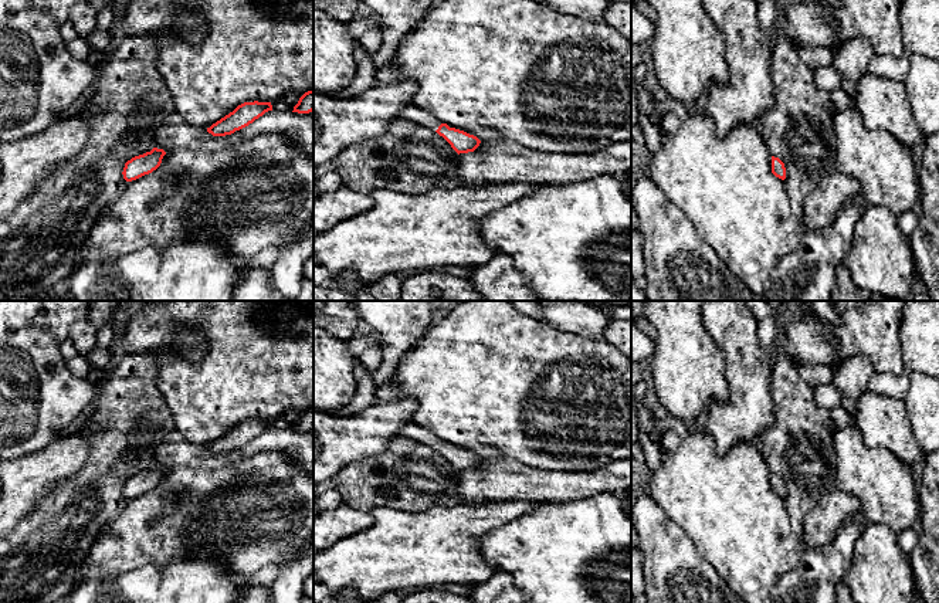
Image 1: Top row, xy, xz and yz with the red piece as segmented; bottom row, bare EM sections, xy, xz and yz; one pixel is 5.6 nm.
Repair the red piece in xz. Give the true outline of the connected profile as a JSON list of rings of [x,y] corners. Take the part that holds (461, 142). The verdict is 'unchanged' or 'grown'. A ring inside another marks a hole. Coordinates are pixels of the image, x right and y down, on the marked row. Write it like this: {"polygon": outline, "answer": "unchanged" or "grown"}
{"polygon": [[[410,104],[404,108],[401,118],[435,131],[451,145],[451,148],[458,155],[474,152],[481,143],[477,136],[455,128],[450,128],[447,123],[443,123],[438,118],[435,118],[431,112],[421,109],[414,104]]], "answer": "grown"}

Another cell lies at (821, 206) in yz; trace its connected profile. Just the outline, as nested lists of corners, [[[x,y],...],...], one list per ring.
[[[833,172],[806,197],[803,221],[807,230],[821,230],[840,213],[843,204],[862,193],[861,183],[848,175]]]

